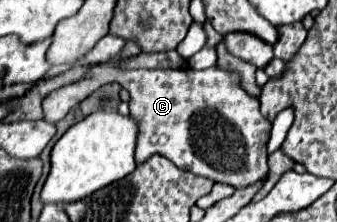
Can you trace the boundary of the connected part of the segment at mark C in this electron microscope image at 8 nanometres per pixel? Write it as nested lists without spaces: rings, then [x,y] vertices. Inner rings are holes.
[[[127,43],[127,47],[123,49],[123,55],[119,55],[117,59],[91,69],[91,73],[77,83],[71,83],[67,87],[51,91],[43,99],[43,119],[49,123],[57,123],[77,103],[83,101],[83,93],[93,93],[101,85],[117,82],[131,93],[131,101],[129,101],[131,117],[135,119],[137,129],[139,129],[137,147],[135,147],[137,165],[145,163],[151,155],[163,155],[169,161],[173,161],[179,169],[187,169],[187,171],[207,177],[215,183],[229,183],[233,187],[245,187],[247,183],[255,183],[265,177],[265,173],[267,173],[267,141],[269,141],[269,133],[271,133],[271,123],[267,119],[263,119],[263,115],[259,111],[259,99],[249,95],[245,89],[241,89],[237,73],[229,73],[229,71],[223,71],[217,67],[211,67],[205,71],[195,71],[195,69],[123,71],[123,69],[117,69],[117,61],[121,57],[133,57],[137,53],[141,53],[137,43]]]

